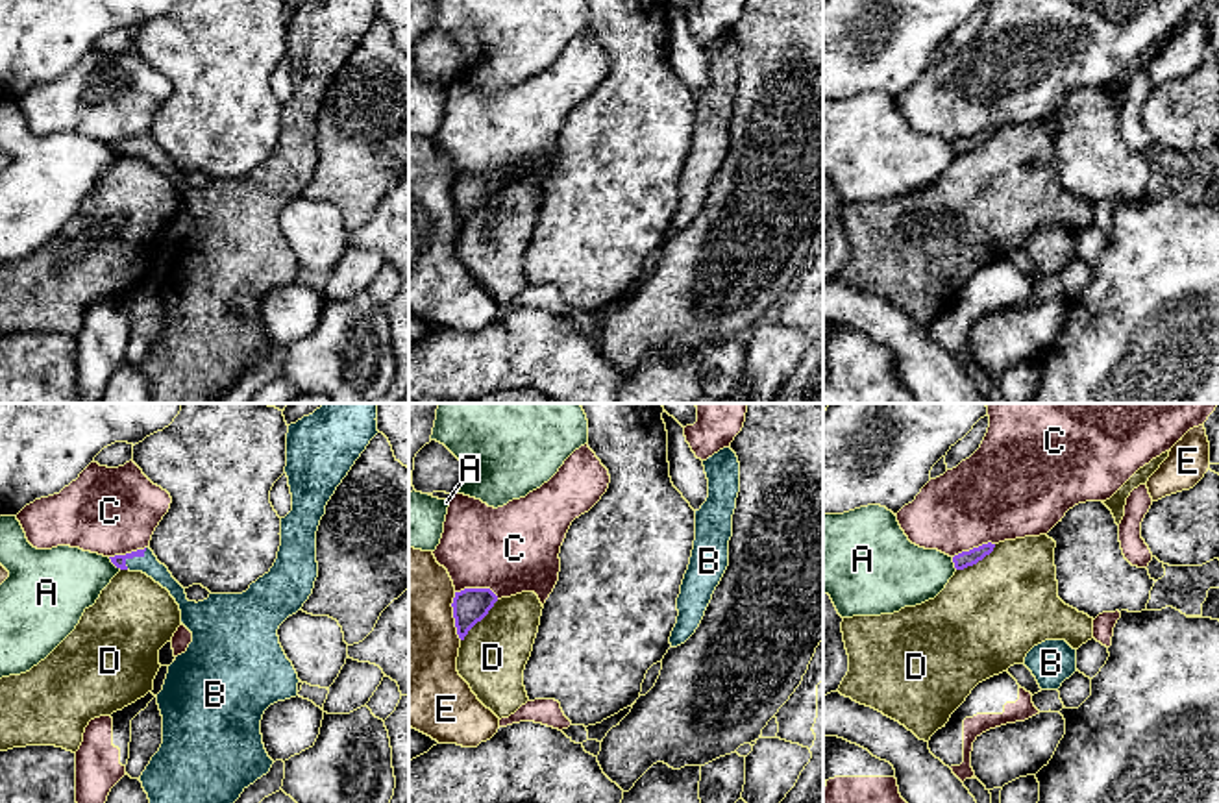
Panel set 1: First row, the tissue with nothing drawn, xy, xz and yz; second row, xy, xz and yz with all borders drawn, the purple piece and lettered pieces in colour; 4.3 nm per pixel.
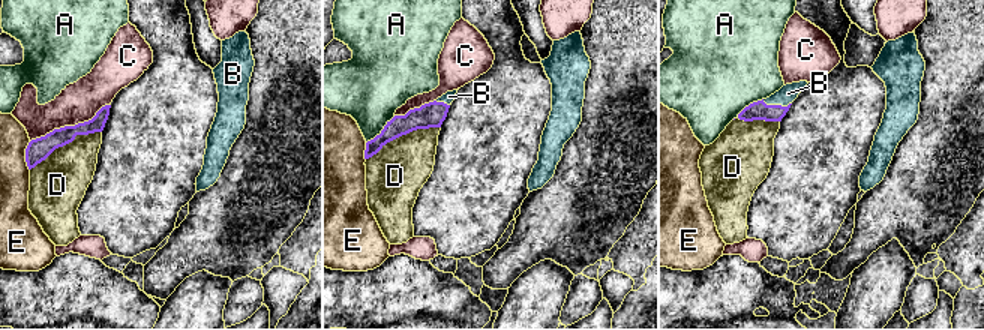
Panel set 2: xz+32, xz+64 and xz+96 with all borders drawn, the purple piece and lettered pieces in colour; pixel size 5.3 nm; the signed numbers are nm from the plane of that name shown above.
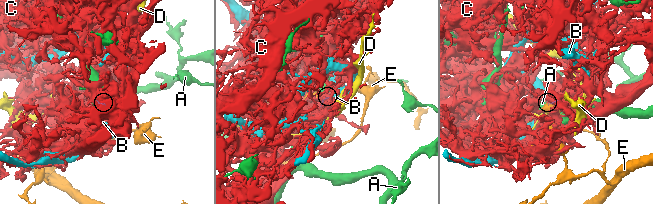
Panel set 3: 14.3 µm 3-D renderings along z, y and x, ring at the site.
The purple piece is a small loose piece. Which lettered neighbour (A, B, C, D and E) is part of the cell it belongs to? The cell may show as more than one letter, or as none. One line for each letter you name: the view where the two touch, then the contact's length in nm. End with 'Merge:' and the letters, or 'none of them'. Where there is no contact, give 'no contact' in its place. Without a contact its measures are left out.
B: xy | 130 nm
Merge: B

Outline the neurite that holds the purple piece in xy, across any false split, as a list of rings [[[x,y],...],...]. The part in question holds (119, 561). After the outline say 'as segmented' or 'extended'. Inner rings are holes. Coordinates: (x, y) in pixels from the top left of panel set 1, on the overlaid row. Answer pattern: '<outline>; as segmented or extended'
[[[324,403],[313,414],[289,426],[285,474],[292,494],[292,511],[281,518],[281,546],[274,566],[246,592],[209,594],[203,601],[189,601],[185,588],[150,548],[109,557],[117,568],[142,572],[166,588],[179,605],[181,624],[192,633],[192,642],[168,666],[163,690],[155,696],[163,716],[163,744],[139,779],[150,803],[235,803],[250,784],[270,772],[274,760],[263,744],[261,720],[270,705],[296,698],[300,683],[279,644],[277,629],[289,616],[302,611],[313,594],[318,577],[316,531],[320,520],[337,487],[379,433],[376,418],[377,403]]]; extended

